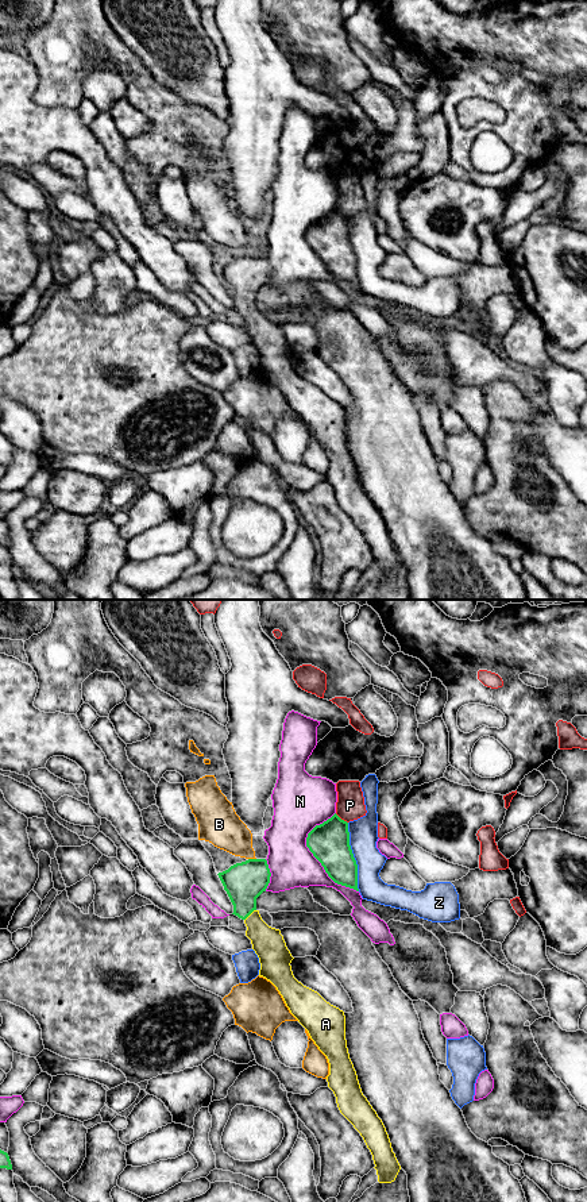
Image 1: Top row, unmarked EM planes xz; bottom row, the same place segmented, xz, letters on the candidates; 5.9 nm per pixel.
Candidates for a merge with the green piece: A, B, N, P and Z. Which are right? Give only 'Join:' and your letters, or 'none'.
Join: A

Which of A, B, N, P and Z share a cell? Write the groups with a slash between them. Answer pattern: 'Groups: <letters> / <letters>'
Groups: A / B / N / P / Z

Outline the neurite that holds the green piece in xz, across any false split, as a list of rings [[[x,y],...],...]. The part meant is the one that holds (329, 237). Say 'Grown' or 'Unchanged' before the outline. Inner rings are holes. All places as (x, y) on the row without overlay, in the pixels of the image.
Unchanged. [[[335,208],[308,228],[306,242],[335,278],[359,286],[358,259],[350,240],[347,216]]]

